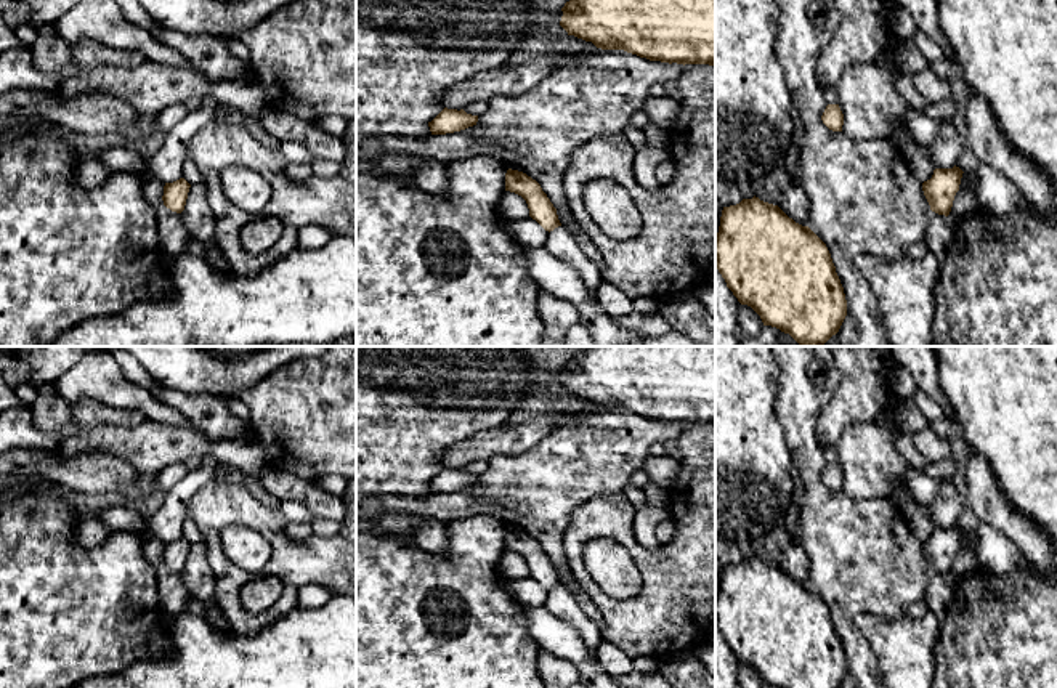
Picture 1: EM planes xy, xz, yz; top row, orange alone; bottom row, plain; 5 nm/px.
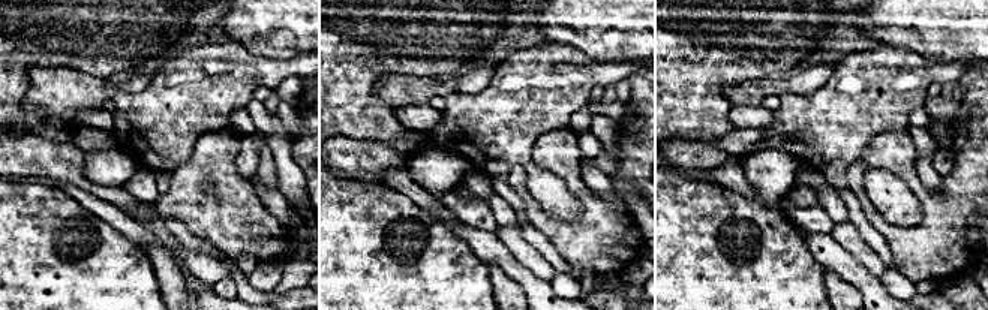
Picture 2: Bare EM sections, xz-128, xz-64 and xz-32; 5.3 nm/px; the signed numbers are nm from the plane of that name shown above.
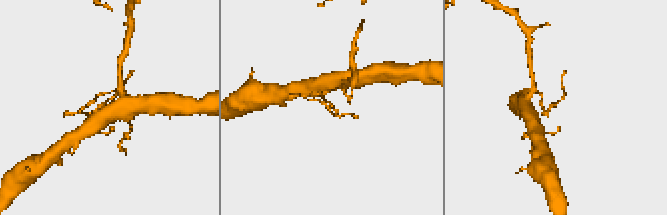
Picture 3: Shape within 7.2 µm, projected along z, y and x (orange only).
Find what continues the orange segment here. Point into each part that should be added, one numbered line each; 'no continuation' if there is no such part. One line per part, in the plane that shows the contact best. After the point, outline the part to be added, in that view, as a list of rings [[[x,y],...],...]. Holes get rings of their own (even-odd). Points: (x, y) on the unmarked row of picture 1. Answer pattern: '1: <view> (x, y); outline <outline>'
no continuation

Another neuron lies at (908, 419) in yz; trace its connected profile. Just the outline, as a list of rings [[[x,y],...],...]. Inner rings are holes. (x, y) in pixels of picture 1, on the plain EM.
[[[905,401],[901,406],[898,406],[892,412],[892,415],[898,430],[906,435],[913,435],[930,425],[924,414],[919,409],[916,409],[909,401]]]

